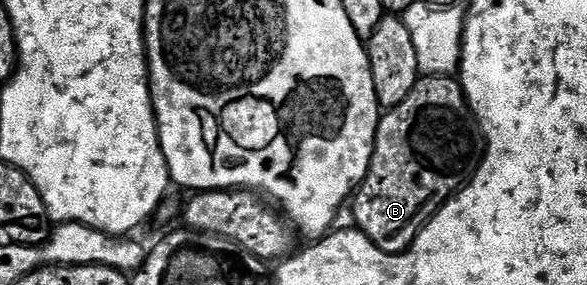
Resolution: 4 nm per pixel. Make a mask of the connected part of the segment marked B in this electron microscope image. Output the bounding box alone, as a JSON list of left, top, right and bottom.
[353,76,484,254]

